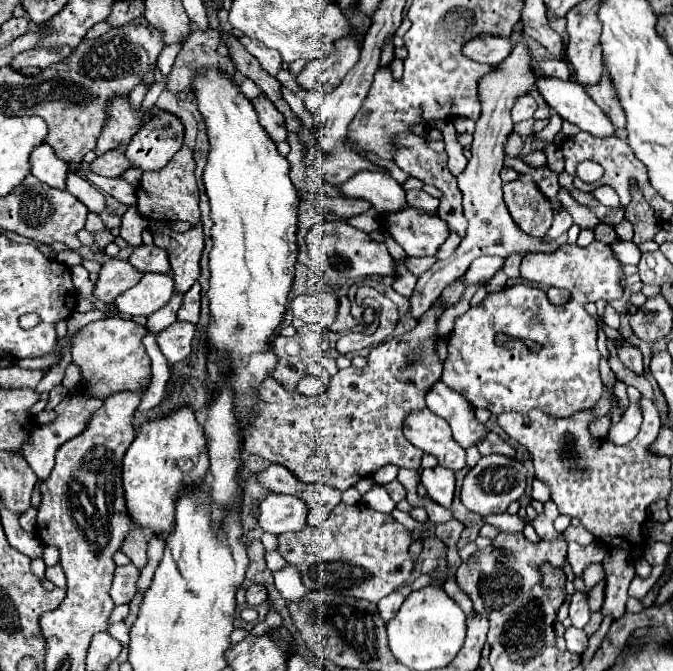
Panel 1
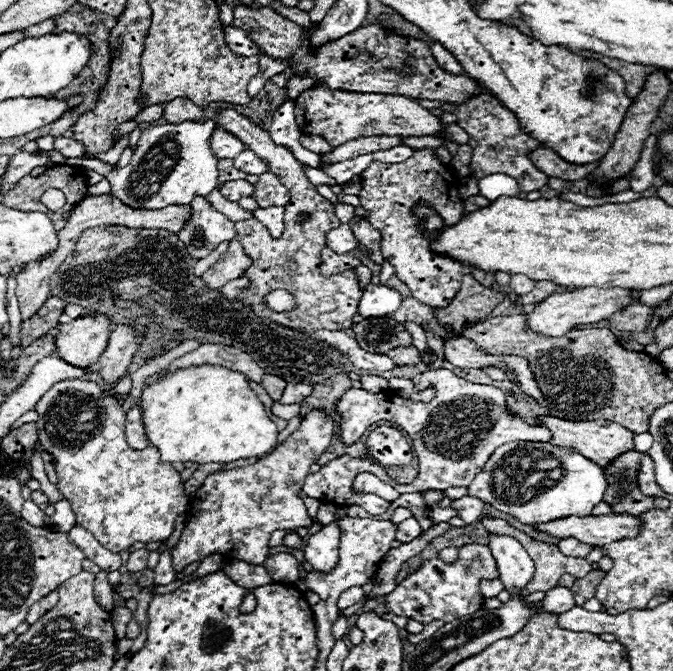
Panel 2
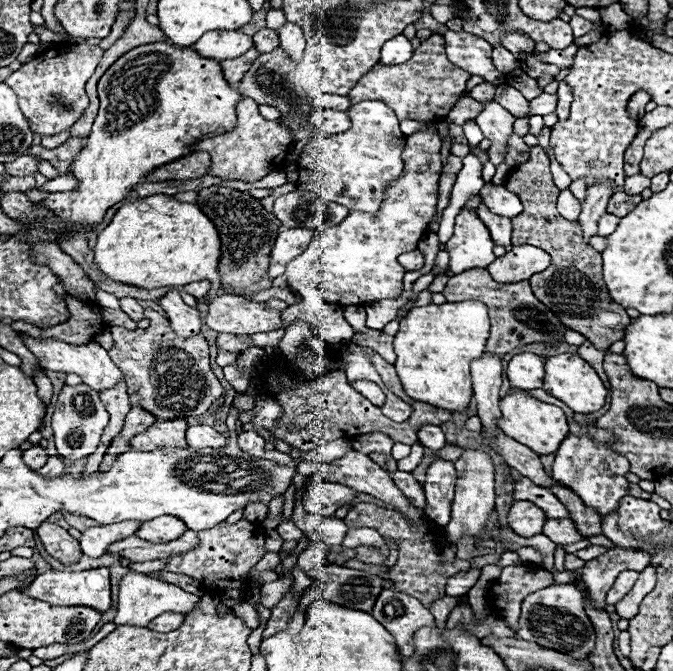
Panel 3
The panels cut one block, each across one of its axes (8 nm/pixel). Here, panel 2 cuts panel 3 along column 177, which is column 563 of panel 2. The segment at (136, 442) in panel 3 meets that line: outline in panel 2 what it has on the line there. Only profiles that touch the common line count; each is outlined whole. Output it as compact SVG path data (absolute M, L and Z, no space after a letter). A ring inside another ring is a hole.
M538 416L538 424L544 426L544 428L548 426L548 430L552 432L550 444L572 448L572 450L580 452L582 456L588 456L588 460L596 460L596 464L600 464L600 466L606 466L610 460L614 460L616 456L620 456L626 450L634 450L632 432L622 428L616 422L606 422L606 420L570 422L570 420L562 420L562 418L556 418L556 416Z

